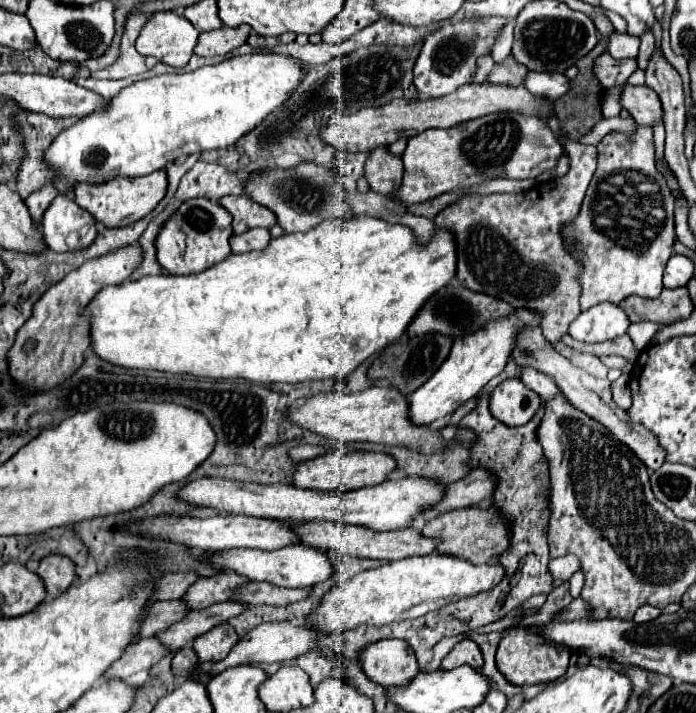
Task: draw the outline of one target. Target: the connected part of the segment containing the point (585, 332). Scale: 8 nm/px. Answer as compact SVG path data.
M602 302L580 312L578 318L570 322L568 334L580 342L604 342L622 336L628 326L630 322L622 308L610 302Z

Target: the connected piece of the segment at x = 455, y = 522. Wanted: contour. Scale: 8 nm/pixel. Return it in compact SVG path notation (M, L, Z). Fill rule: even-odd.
M470 506L464 510L438 514L430 522L426 522L422 532L426 532L426 536L438 536L438 540L442 540L442 544L438 546L438 552L446 552L446 556L462 556L472 564L492 562L492 558L498 558L510 546L508 524L500 518L494 506L488 506L488 508Z

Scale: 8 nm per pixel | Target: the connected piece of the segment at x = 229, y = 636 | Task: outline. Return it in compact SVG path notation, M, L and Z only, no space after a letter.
M220 624L220 626L214 626L210 632L204 632L202 636L194 638L192 648L202 662L208 662L208 660L216 662L216 660L222 660L236 642L238 642L236 630L230 624Z

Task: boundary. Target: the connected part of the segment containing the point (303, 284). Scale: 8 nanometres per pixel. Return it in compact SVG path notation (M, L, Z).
M362 214L362 216L354 216L352 220L324 220L322 224L318 224L316 228L308 232L284 234L280 238L270 240L270 244L264 250L252 250L246 254L230 254L226 260L206 268L200 274L190 274L190 276L158 274L158 276L144 276L128 284L124 282L118 286L106 286L94 296L94 300L88 304L88 308L82 314L90 320L92 352L114 366L158 370L158 372L170 372L170 374L190 374L190 376L204 376L204 378L244 378L244 380L262 382L262 384L306 382L306 380L324 380L324 378L344 378L358 364L362 364L370 354L382 352L388 344L396 342L406 332L410 320L414 320L422 304L442 286L448 286L454 276L456 276L456 242L450 232L438 228L432 242L428 246L420 246L416 244L416 238L410 228L400 224L388 224L384 220Z

